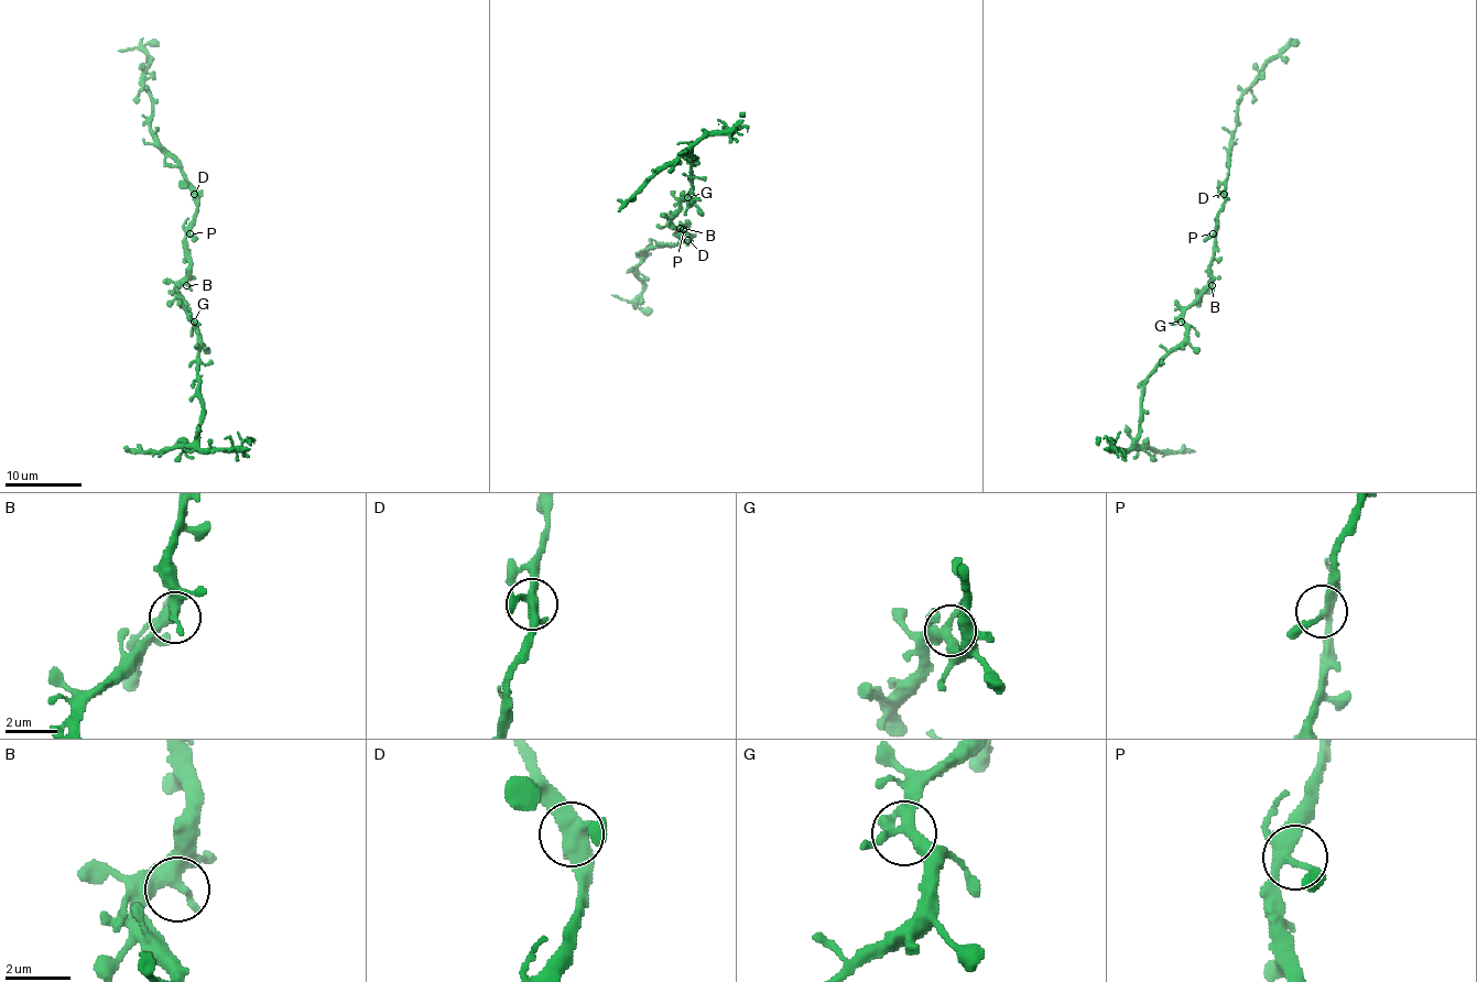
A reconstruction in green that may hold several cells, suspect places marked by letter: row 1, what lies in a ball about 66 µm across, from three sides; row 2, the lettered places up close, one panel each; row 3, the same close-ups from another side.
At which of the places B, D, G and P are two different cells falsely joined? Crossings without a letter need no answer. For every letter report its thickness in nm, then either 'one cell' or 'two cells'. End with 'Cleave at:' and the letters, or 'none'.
B: 400 nm thick; one cell
D: 400 nm thick; one cell
G: 320 nm thick; one cell
P: 280 nm thick; one cell
Cleave at: none

